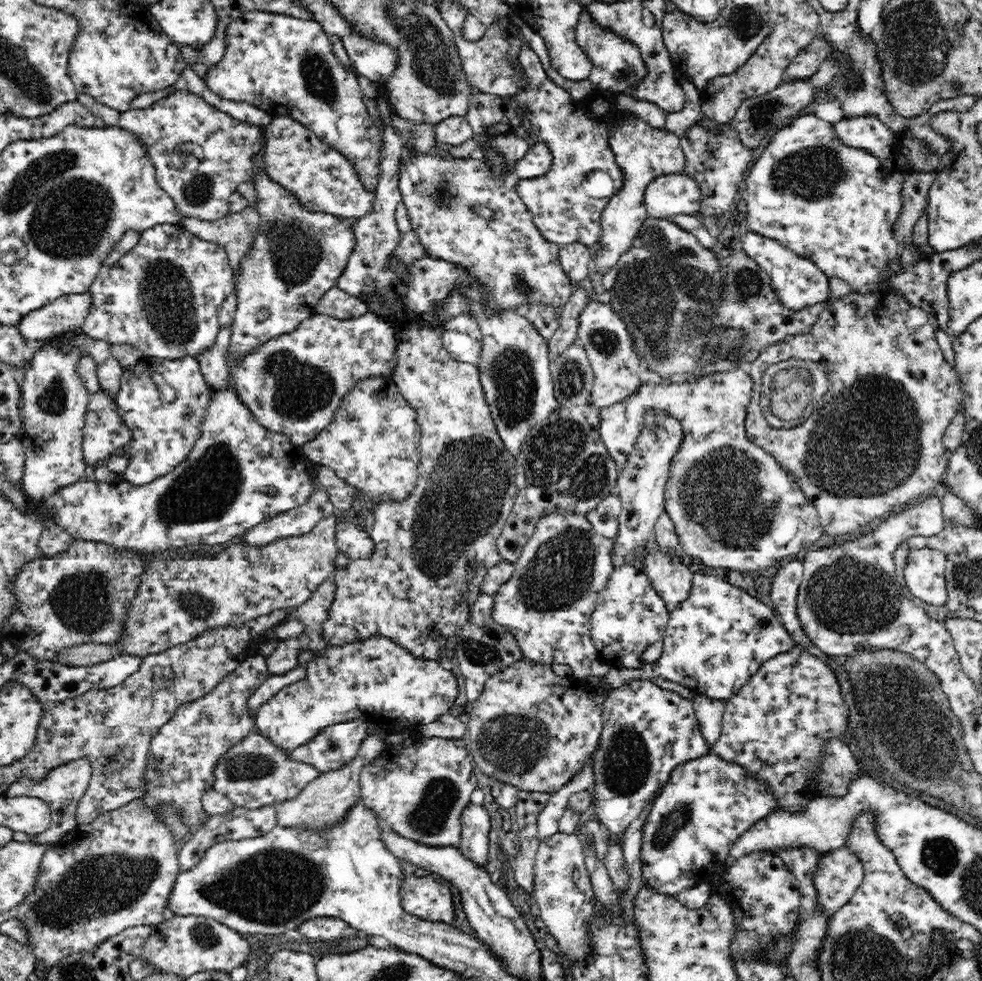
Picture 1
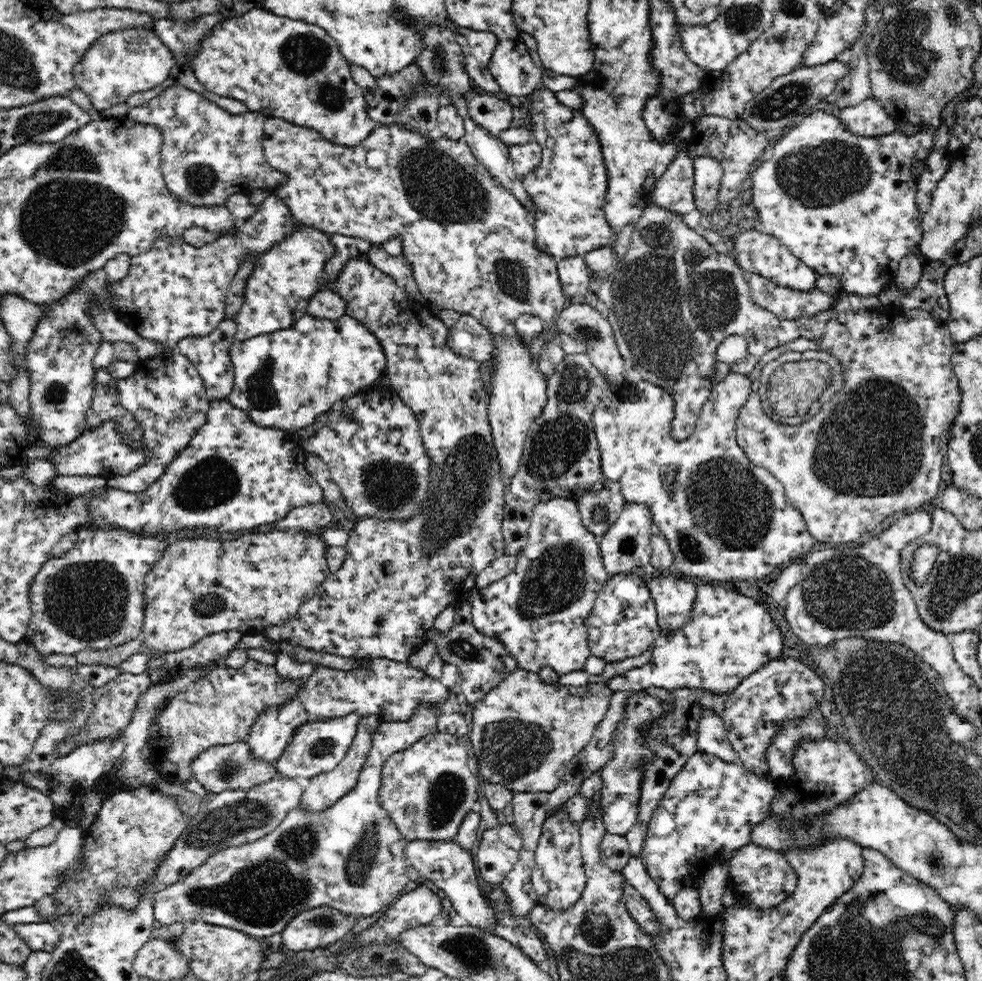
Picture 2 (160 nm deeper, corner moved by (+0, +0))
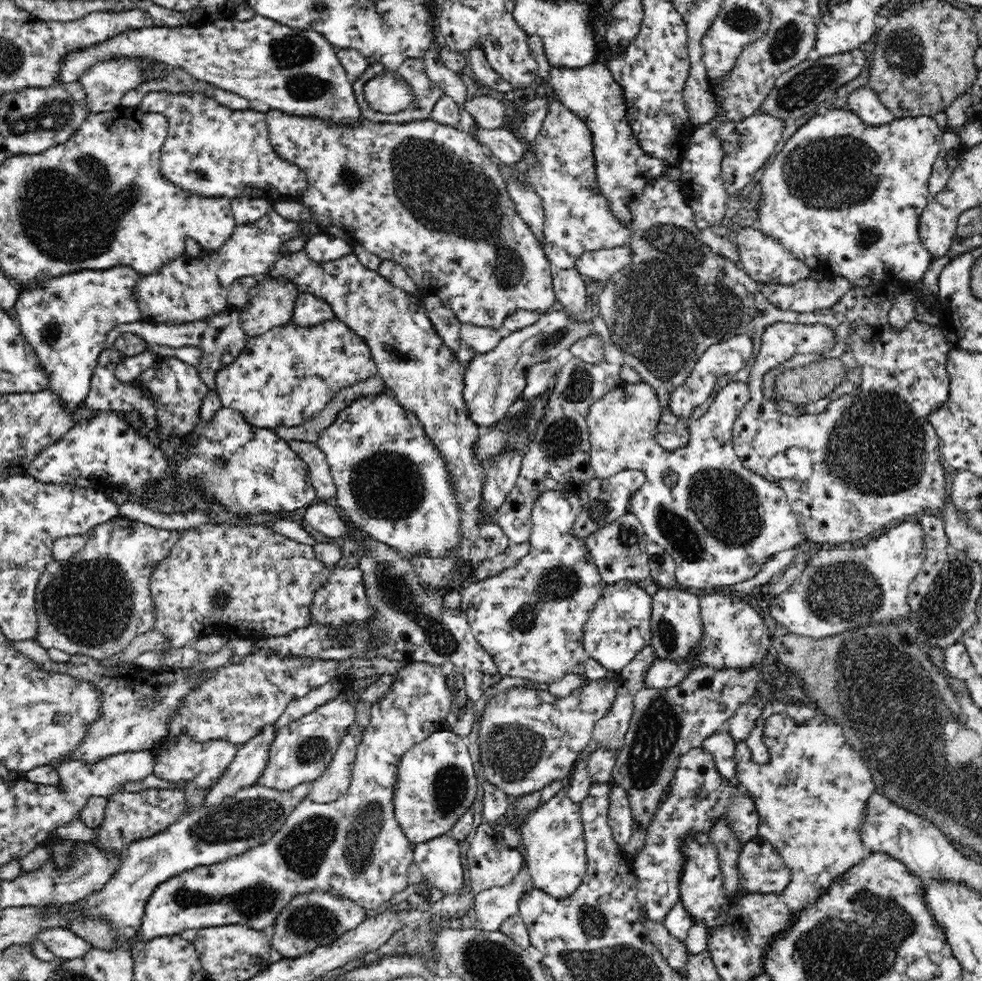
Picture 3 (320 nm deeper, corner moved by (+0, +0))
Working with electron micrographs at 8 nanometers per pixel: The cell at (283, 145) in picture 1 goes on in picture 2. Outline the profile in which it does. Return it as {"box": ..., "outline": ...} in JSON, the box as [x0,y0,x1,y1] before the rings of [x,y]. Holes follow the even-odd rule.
{"box":[263,117,587,355],"outline":[[[267,117],[264,132],[263,151],[267,164],[287,176],[287,180],[279,185],[275,193],[302,225],[314,227],[329,234],[342,234],[352,238],[360,237],[368,241],[371,246],[383,246],[391,238],[400,239],[402,241],[402,255],[412,265],[414,282],[418,285],[418,290],[422,293],[422,296],[427,298],[432,311],[442,311],[442,308],[445,308],[446,310],[459,312],[461,315],[473,316],[495,336],[501,334],[508,324],[514,323],[514,320],[522,314],[531,314],[542,319],[544,322],[543,329],[550,329],[550,335],[554,336],[552,342],[557,343],[566,355],[587,354],[584,342],[574,340],[568,334],[556,330],[556,321],[558,314],[562,312],[562,308],[566,304],[566,295],[562,291],[561,280],[558,277],[556,258],[547,252],[542,252],[537,247],[535,241],[535,215],[532,215],[530,210],[526,209],[513,193],[499,184],[490,174],[490,171],[476,159],[472,149],[464,140],[452,140],[437,132],[431,132],[429,136],[426,136],[426,133],[420,133],[417,129],[412,130],[411,127],[398,124],[378,124],[370,132],[370,135],[360,144],[357,144],[356,147],[344,147],[342,144],[331,143],[312,128],[298,126],[283,118],[276,117]],[[370,150],[386,152],[386,158],[389,158],[386,166],[382,166],[378,170],[370,168],[368,162],[366,162],[366,154]]]}

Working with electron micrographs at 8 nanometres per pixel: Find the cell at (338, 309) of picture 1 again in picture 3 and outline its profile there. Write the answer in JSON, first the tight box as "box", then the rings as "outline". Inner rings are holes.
{"box":[291,293,334,327],"outline":[[[299,293],[294,303],[293,320],[291,322],[307,327],[322,324],[334,318],[333,308],[321,297],[315,297],[310,293]]]}

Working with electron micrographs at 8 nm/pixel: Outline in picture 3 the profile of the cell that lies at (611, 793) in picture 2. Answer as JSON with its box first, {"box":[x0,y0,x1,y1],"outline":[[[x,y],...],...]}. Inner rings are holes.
{"box":[608,785,633,848],"outline":[[[614,785],[610,791],[610,808],[608,824],[610,825],[614,841],[624,848],[630,841],[633,831],[633,814],[626,790]]]}

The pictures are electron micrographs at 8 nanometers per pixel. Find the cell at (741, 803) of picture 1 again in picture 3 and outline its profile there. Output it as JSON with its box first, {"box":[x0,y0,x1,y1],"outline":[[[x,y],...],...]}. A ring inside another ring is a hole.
{"box":[632,747,757,923],"outline":[[[704,747],[693,748],[681,756],[678,768],[671,780],[671,793],[663,803],[659,804],[657,813],[646,828],[646,844],[639,850],[638,856],[632,860],[633,873],[637,877],[637,902],[642,918],[651,922],[663,923],[668,912],[680,901],[681,875],[684,871],[685,844],[698,831],[709,832],[716,822],[728,822],[742,843],[749,842],[757,835],[757,805],[746,789],[737,781],[726,781],[718,772],[712,753]]]}

